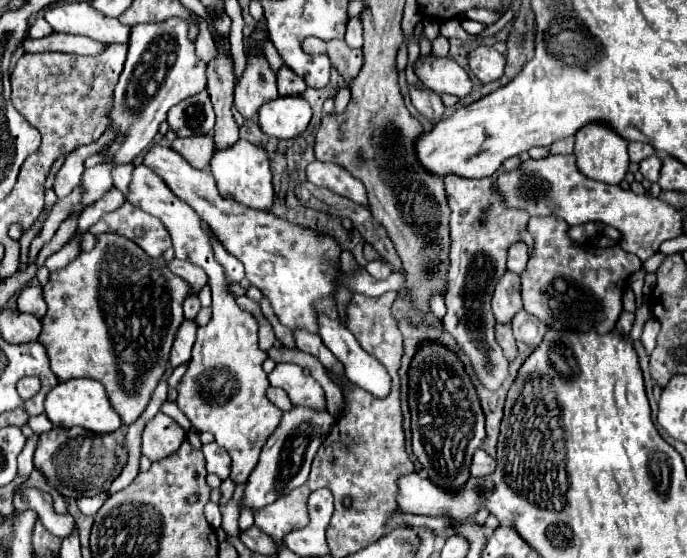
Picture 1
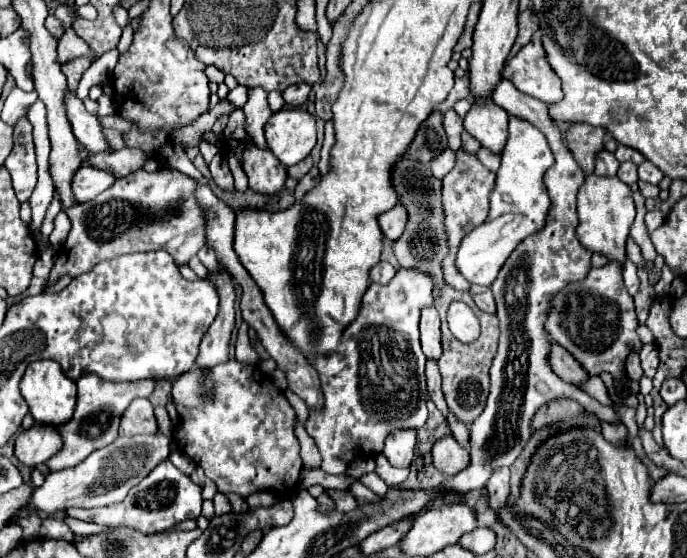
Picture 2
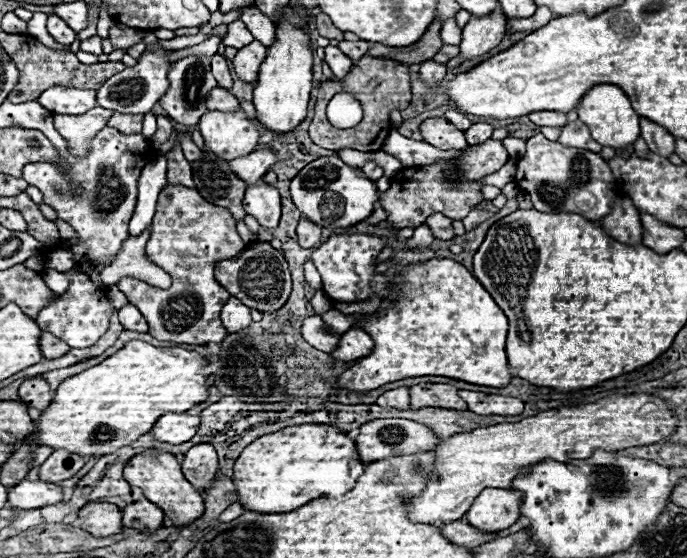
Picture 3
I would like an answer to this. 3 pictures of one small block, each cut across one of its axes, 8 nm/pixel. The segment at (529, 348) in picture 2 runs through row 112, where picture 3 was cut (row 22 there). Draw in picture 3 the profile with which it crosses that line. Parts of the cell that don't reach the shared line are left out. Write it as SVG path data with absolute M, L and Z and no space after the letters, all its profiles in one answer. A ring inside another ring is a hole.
M540 6L540 8L536 10L536 14L534 14L534 16L530 16L530 18L508 18L507 32L511 30L514 30L514 32L518 32L518 30L538 30L538 28L546 26L552 18L554 18L554 14L552 14L546 6Z

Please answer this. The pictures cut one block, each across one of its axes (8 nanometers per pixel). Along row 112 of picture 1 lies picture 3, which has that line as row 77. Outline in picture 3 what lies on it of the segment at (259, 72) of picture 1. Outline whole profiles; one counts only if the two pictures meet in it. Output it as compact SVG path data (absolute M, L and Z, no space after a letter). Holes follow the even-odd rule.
M254 40L252 44L240 48L234 62L232 62L236 74L244 82L256 82L258 80L258 70L260 70L260 64L262 64L264 56L266 56L266 46L258 40Z

